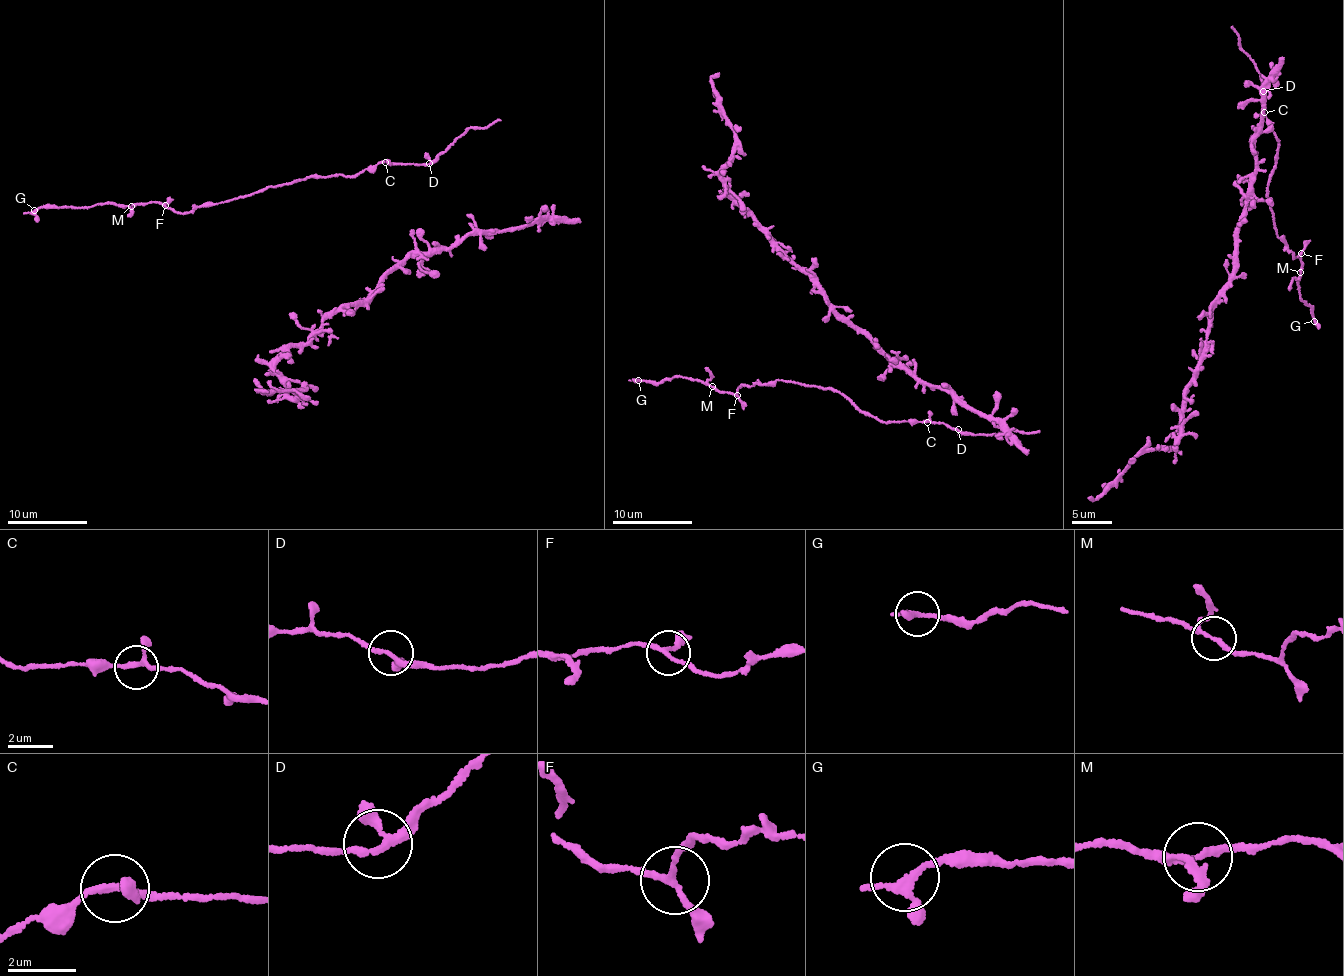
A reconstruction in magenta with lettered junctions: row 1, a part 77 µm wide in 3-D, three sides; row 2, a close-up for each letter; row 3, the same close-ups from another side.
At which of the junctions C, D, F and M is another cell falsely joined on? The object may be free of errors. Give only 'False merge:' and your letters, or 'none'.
False merge: none

